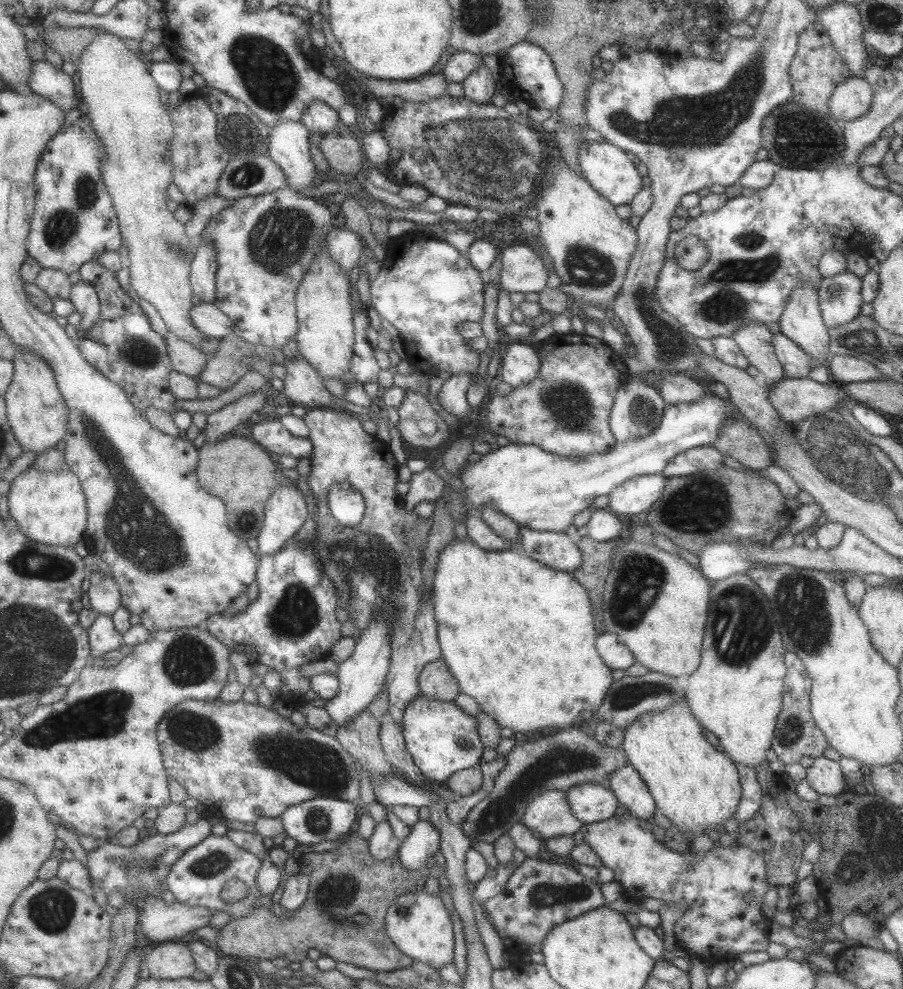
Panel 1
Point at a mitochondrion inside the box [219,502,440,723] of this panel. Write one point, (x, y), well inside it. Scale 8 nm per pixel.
(293, 617)

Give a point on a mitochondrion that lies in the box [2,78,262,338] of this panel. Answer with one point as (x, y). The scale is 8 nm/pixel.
(62, 227)

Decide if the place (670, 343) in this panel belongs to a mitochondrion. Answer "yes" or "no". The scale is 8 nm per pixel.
yes

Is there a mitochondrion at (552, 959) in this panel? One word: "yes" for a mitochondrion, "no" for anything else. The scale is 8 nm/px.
no

